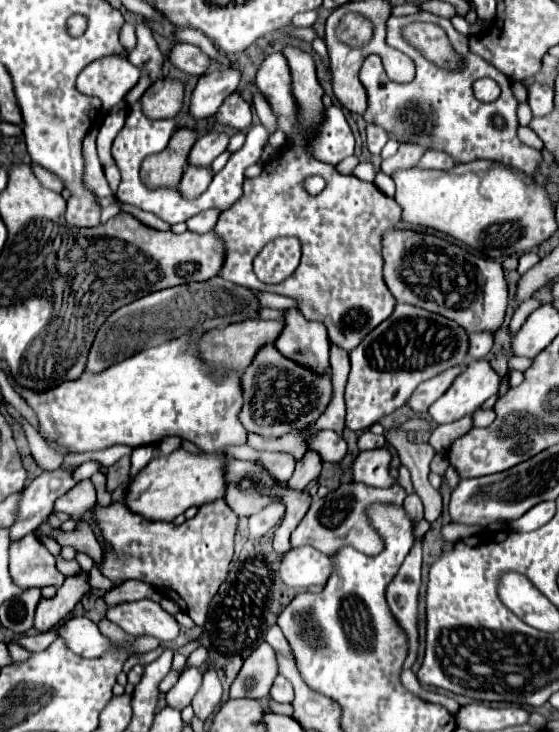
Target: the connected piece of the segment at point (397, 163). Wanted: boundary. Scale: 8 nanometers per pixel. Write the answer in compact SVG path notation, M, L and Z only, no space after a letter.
M401 142L397 154L391 156L391 158L387 158L387 160L383 160L381 170L391 176L397 168L411 168L411 166L417 166L423 154L425 154L425 146L413 144L413 142Z

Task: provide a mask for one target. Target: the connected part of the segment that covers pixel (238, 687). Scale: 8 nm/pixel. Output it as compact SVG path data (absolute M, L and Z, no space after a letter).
M259 644L259 648L245 660L241 672L231 684L231 698L257 698L265 700L269 688L277 676L277 658L269 644Z

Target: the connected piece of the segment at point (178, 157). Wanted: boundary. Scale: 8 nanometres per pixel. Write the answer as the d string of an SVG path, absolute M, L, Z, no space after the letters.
M179 128L167 148L159 154L147 156L141 164L141 180L149 188L159 188L159 186L177 186L183 170L187 166L187 158L191 152L191 146L197 140L197 132L189 128Z

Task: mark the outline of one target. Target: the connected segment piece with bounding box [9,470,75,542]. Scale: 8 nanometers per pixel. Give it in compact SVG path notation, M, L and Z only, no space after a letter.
M63 470L43 472L39 478L35 478L21 494L15 512L15 522L9 528L9 540L17 542L29 532L35 532L53 512L55 500L73 486L75 482L71 474Z

